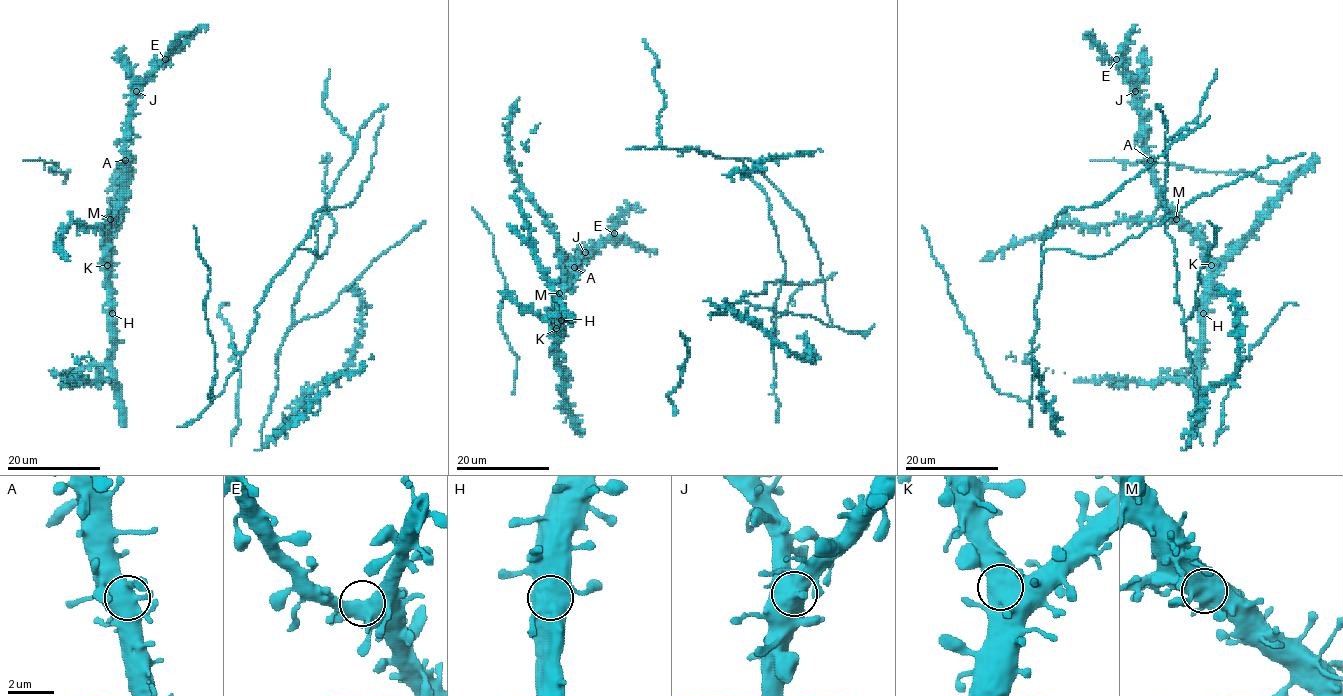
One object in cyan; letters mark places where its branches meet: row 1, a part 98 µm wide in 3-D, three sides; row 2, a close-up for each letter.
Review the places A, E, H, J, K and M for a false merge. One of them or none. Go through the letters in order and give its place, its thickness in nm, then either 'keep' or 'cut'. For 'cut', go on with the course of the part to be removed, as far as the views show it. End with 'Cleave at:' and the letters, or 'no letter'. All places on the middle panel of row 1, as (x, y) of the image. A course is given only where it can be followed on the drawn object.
A: at (574, 267); 600 nm thick; keep
E: at (614, 233); 480 nm thick; keep
H: at (561, 320); 750 nm thick; cut
J: at (585, 252); 550 nm thick; keep
K: at (556, 328); 650 nm thick; keep
M: at (559, 293); 600 nm thick; keep
Cleave at: H

